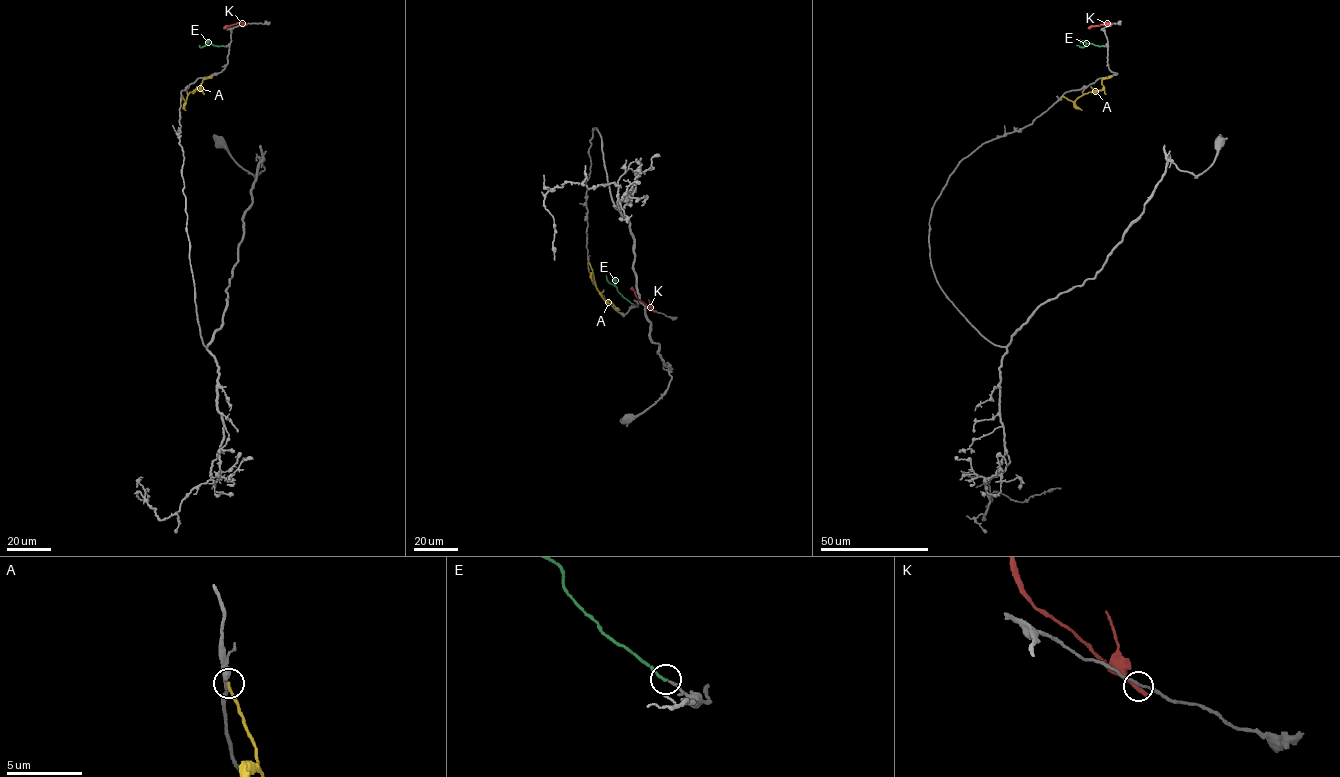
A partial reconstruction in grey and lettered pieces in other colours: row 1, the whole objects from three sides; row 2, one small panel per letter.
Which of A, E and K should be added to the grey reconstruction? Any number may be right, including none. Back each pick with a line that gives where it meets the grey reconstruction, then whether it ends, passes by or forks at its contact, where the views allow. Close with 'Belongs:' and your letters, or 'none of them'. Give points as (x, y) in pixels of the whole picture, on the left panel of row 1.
E: contact (225, 46); it ends
Belongs: E

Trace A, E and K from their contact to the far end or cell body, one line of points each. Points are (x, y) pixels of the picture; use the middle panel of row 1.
A: (588, 261), (601, 296), (619, 310)
E: (632, 303), (607, 280), (606, 276)
K: (653, 310), (639, 300), (631, 287)

